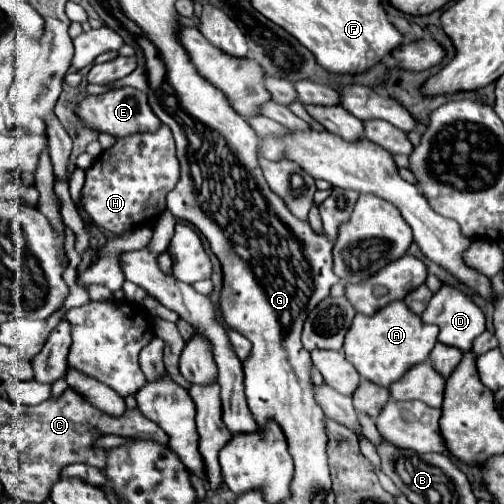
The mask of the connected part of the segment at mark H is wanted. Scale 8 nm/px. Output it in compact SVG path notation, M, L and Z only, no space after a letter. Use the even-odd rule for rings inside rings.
M160 125L158 131L148 135L130 135L128 139L116 139L116 143L102 151L102 155L86 169L86 183L82 187L82 203L84 209L92 215L92 219L102 225L104 229L122 235L124 231L132 231L136 227L152 225L166 211L166 195L176 187L180 177L180 165L176 159L176 145L172 139L172 131Z

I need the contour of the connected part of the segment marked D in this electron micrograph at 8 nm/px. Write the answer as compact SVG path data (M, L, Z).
M442 285L442 289L438 293L434 293L434 297L430 299L428 307L424 309L424 313L420 317L424 323L432 323L432 325L440 327L440 335L438 335L440 343L458 347L464 353L468 353L472 349L474 339L486 329L484 313L480 311L480 307L470 297L466 297L460 289L454 289L450 285Z

